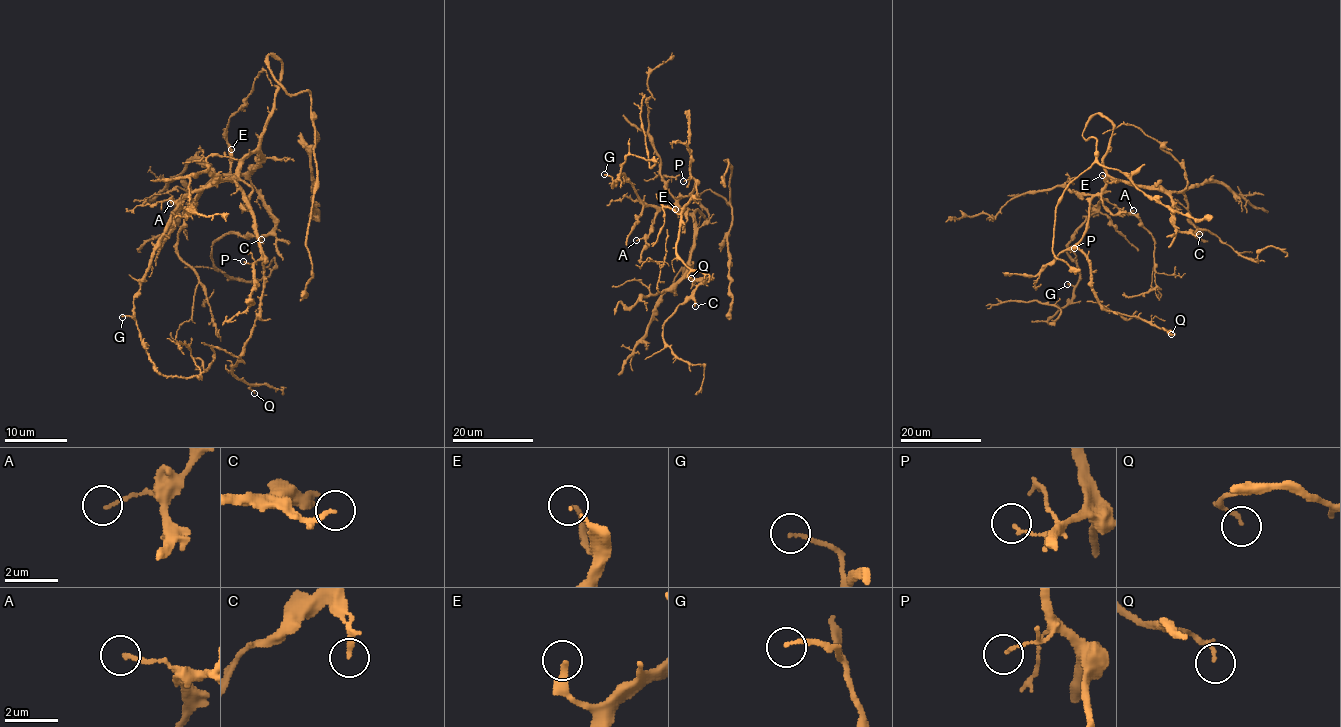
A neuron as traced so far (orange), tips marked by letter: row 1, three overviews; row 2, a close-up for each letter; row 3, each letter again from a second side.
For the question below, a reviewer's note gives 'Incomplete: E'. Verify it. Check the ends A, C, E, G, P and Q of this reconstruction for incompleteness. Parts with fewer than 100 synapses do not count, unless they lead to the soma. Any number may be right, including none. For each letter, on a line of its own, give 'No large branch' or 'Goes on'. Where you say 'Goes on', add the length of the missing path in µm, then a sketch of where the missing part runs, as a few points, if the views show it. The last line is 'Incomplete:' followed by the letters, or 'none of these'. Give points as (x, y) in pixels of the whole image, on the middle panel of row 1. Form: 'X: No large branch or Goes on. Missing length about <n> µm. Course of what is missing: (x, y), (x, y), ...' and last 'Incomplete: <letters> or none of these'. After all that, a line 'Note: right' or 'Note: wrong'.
A: No large branch
C: No large branch
E: Goes on. Missing length about 150 µm. Course of what is missing: (675, 209), (637, 235), (583, 245), (538, 308), (522, 363), (498, 321), (509, 254), (490, 176), (508, 160)
G: No large branch
P: No large branch
Q: No large branch
Incomplete: E
Note: right

